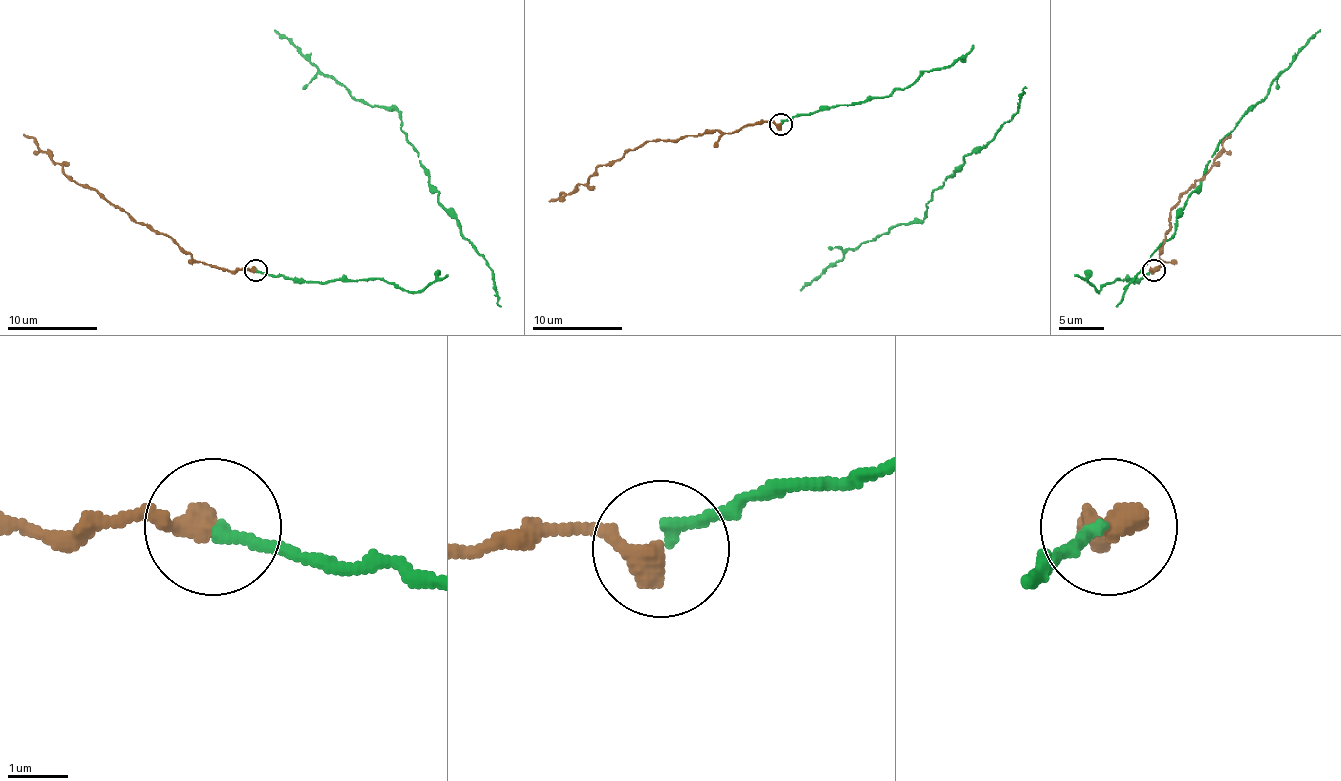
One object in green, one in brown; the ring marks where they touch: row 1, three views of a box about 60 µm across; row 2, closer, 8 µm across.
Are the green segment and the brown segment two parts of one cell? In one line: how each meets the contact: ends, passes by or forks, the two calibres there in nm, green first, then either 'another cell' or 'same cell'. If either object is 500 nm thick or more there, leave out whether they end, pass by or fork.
green ends there; brown ends there; 180 nm thick on the green side, 440 nm on the other; same cell

